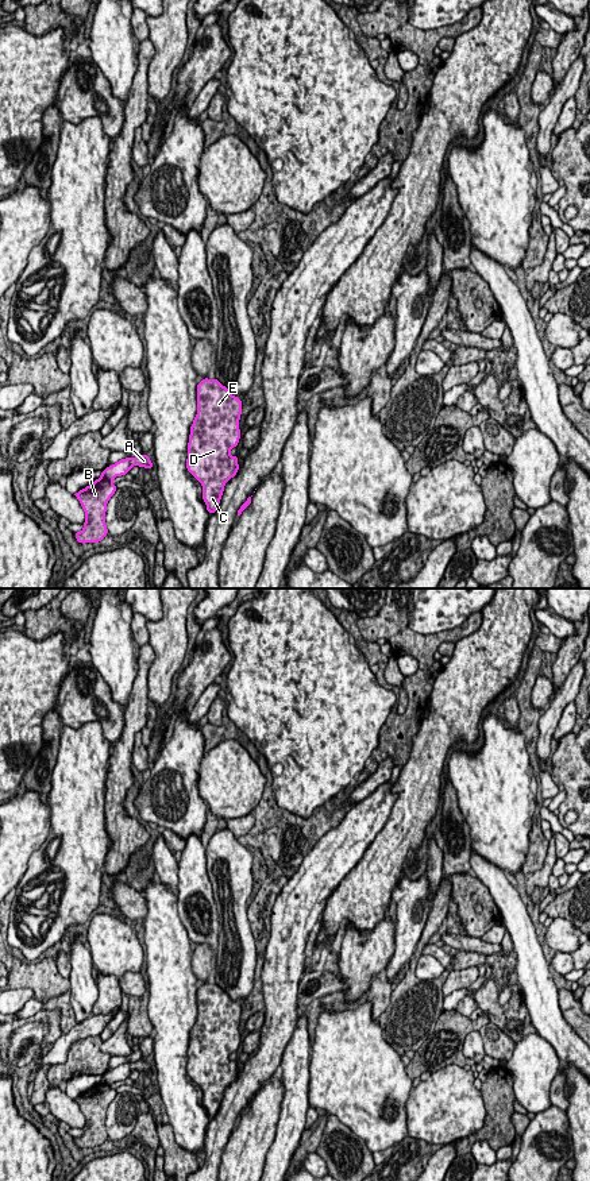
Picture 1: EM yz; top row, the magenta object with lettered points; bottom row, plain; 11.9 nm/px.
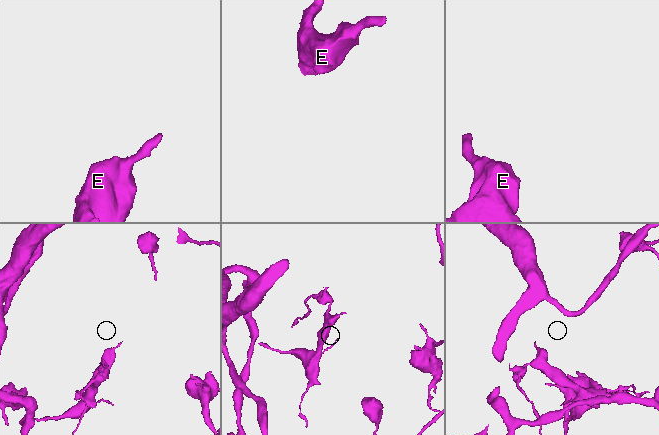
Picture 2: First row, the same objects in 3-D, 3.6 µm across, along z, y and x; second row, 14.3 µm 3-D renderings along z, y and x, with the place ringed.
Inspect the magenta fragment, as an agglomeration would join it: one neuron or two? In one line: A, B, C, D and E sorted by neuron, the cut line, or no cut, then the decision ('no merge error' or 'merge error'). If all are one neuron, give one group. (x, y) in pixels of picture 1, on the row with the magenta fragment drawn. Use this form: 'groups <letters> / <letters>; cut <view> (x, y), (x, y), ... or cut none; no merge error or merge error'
groups A C D E / B; cut yz (100, 477), (110, 481); merge error

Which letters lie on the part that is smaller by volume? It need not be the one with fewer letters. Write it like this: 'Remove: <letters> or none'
Remove: B

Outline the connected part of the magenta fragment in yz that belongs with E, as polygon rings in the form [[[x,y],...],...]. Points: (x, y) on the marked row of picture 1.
[[[207,377],[197,383],[197,414],[190,425],[190,435],[188,443],[188,471],[201,483],[203,499],[207,505],[209,514],[213,514],[219,507],[225,483],[238,474],[238,455],[231,456],[230,451],[235,448],[240,439],[239,420],[242,414],[242,400],[234,397],[230,390],[223,386],[216,378],[208,379]]]

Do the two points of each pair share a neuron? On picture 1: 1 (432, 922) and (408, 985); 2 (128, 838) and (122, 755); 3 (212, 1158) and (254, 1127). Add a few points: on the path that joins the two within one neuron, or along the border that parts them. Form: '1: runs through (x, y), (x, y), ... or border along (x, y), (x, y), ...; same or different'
1: runs through (424, 938), (412, 969); same
2: runs through (116, 818), (119, 775); same
3: border along (238, 1122), (218, 1166); different

